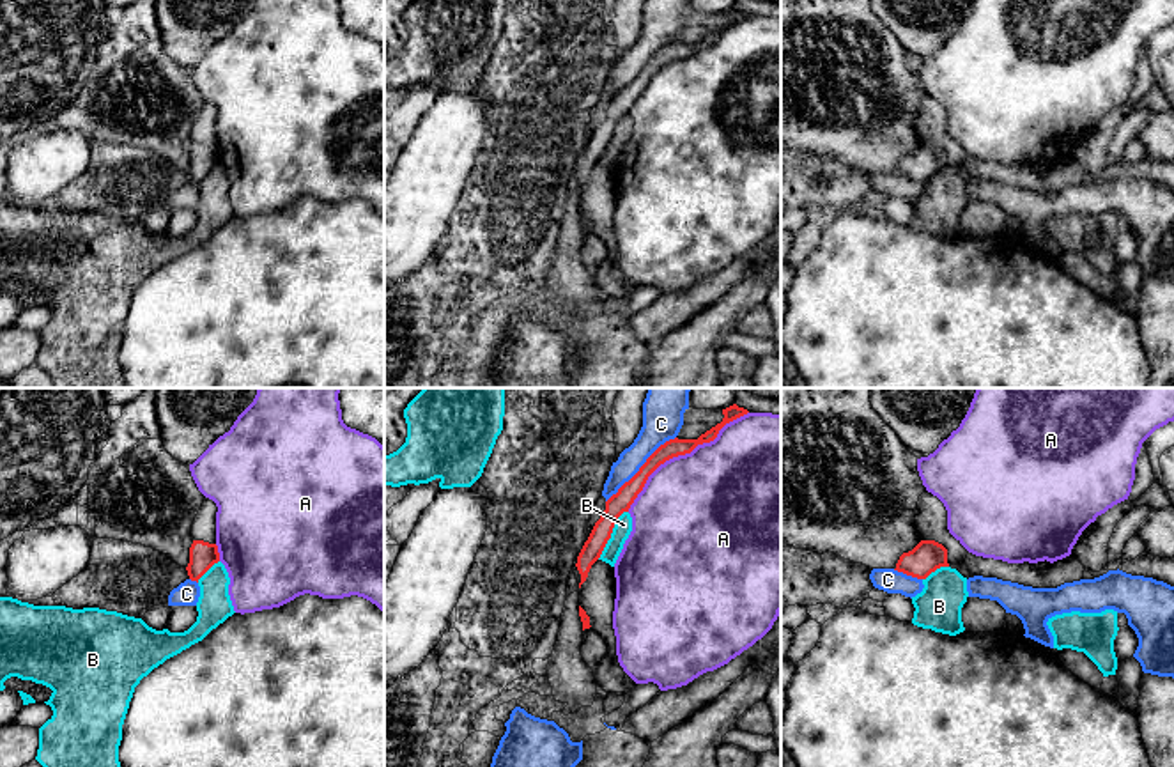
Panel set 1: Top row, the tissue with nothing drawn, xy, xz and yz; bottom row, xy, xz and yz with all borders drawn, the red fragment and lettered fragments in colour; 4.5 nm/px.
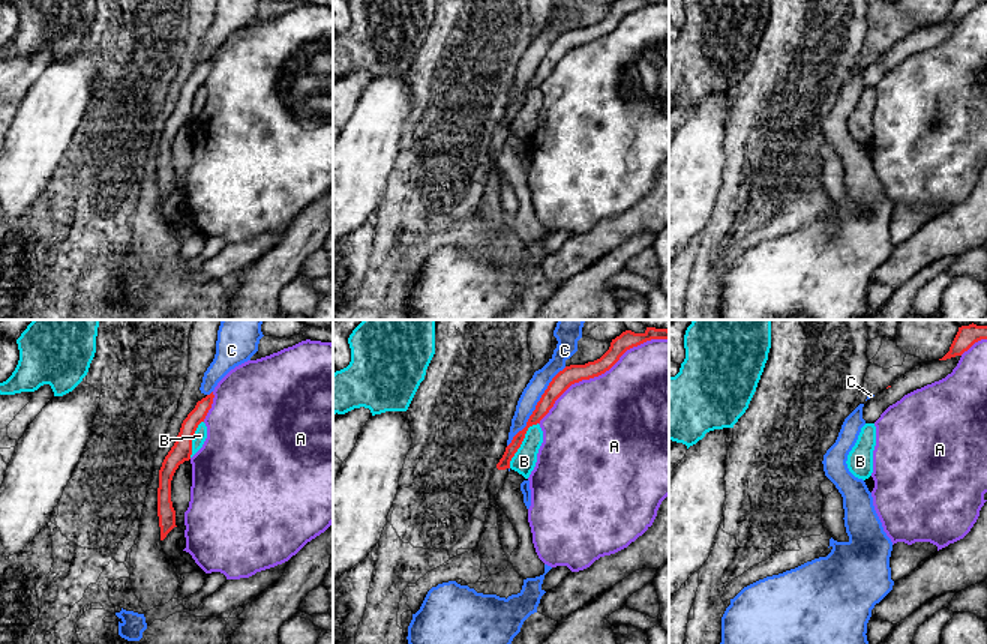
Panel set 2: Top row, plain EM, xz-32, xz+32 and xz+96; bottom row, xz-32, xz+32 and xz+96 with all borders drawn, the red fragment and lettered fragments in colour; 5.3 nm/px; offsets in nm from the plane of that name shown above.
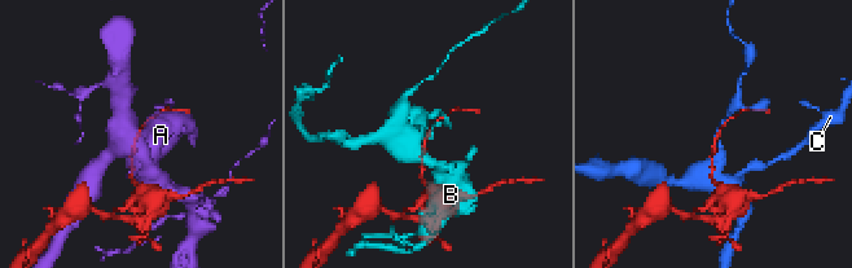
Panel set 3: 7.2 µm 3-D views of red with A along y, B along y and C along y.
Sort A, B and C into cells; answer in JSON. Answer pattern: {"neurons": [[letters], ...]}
{"neurons": [["A"], ["B"], ["C"]]}

